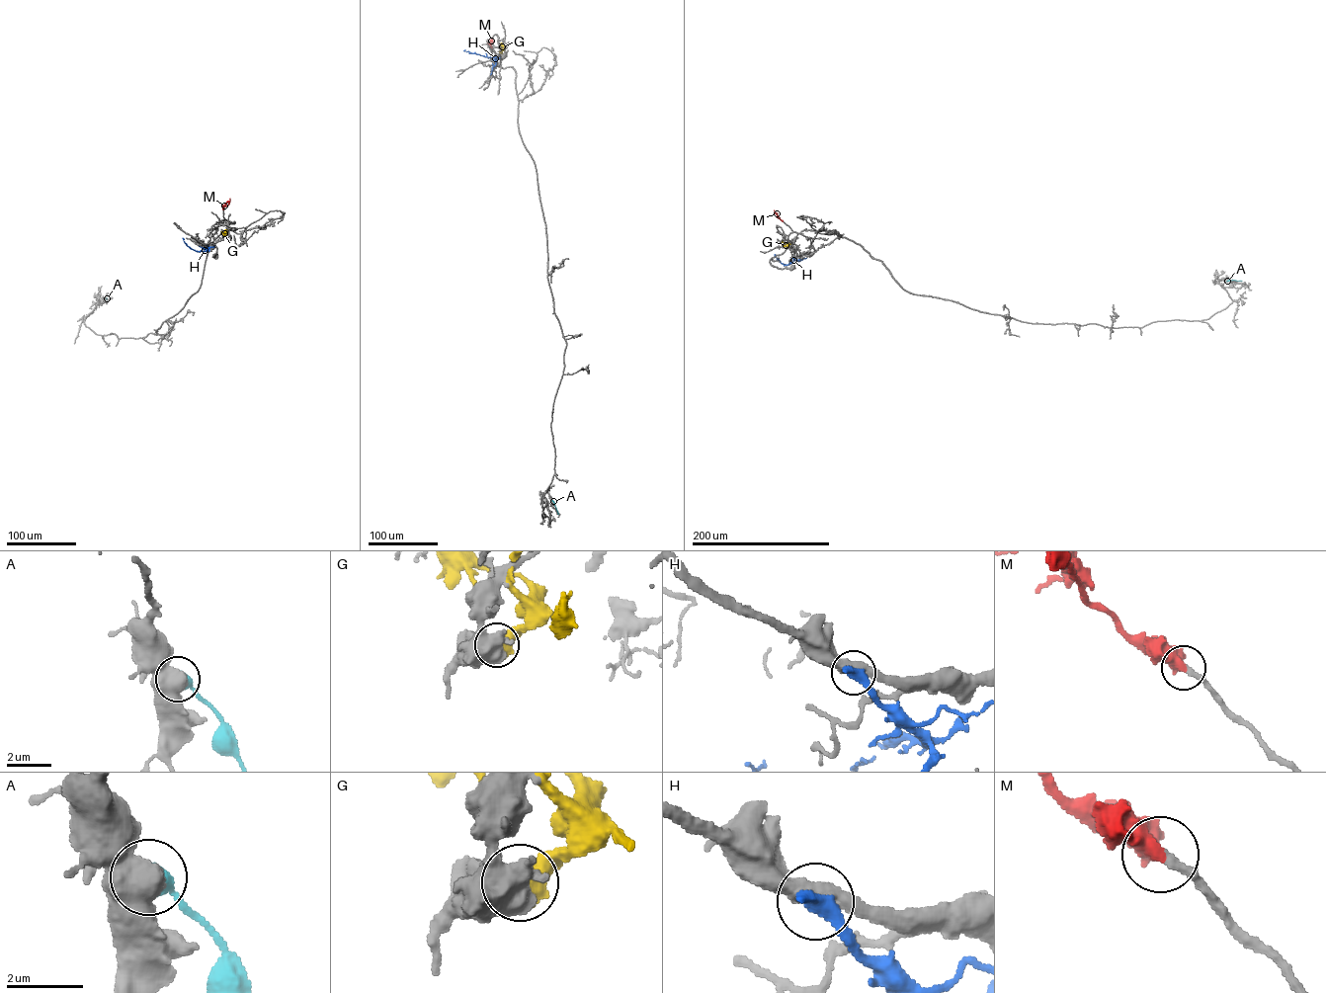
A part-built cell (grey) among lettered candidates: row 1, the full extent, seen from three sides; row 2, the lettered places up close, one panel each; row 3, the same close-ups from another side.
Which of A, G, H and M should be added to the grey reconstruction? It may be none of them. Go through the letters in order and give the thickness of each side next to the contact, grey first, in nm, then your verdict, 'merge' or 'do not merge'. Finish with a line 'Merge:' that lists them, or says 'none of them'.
A: calibres 750 and 550 nm; do not merge
G: calibres 600 and 650 nm; do not merge
H: calibres 400 and 500 nm; do not merge
M: calibres 280 and 650 nm; merge
Merge: M

